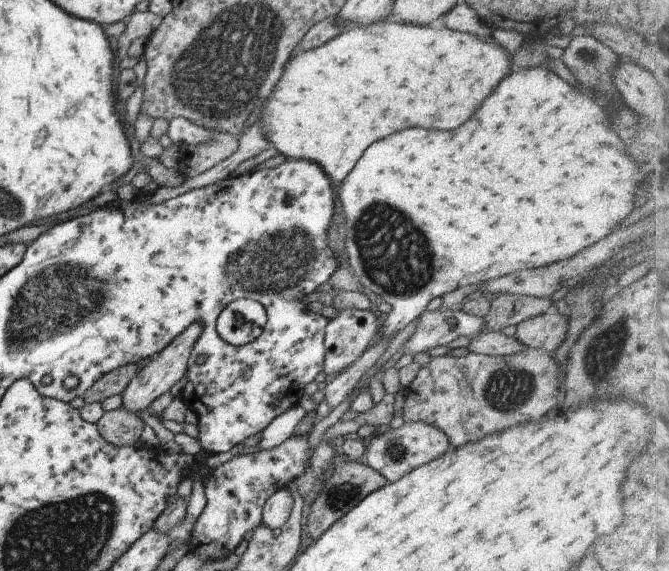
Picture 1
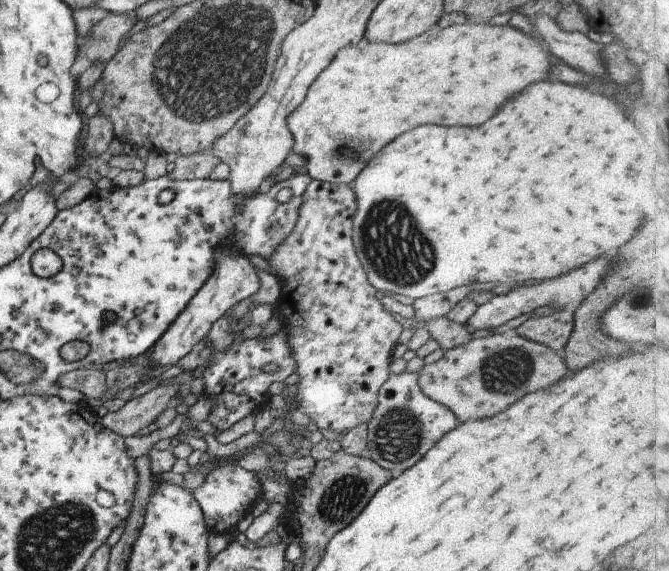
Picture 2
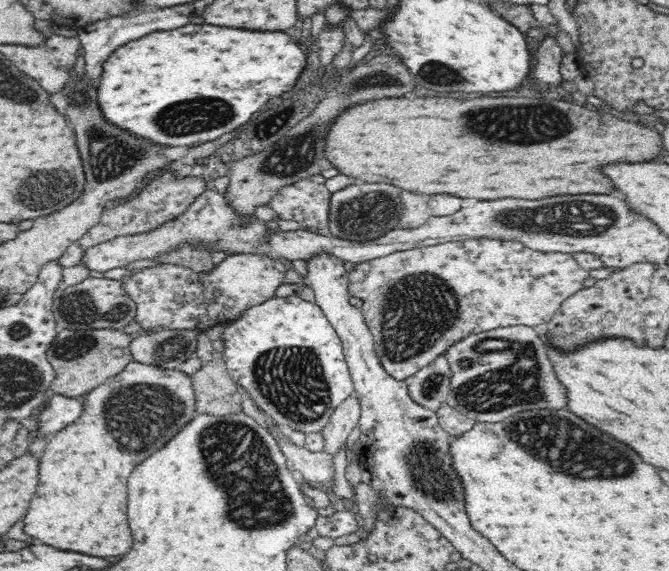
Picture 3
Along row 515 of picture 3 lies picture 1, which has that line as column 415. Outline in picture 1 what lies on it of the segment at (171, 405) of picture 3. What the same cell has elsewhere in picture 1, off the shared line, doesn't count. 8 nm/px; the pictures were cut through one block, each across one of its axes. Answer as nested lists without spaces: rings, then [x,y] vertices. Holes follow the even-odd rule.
[[[384,19],[380,22],[372,22],[368,26],[351,26],[344,32],[338,34],[325,42],[322,46],[316,48],[311,47],[308,50],[298,52],[291,56],[285,63],[283,72],[278,78],[272,93],[266,98],[266,101],[260,108],[257,121],[262,126],[262,134],[264,138],[268,140],[269,144],[281,155],[284,155],[288,159],[296,160],[310,160],[310,162],[316,162],[317,166],[320,166],[327,174],[327,178],[336,185],[346,178],[346,175],[354,168],[356,161],[360,160],[360,157],[370,144],[386,138],[388,134],[394,134],[398,130],[404,130],[404,128],[410,128],[410,126],[424,126],[424,128],[440,128],[440,130],[454,130],[456,126],[464,124],[468,118],[472,118],[472,114],[480,108],[480,104],[484,102],[486,96],[492,94],[492,90],[496,88],[496,84],[508,76],[512,70],[512,58],[509,52],[502,47],[502,45],[492,44],[488,40],[482,40],[482,38],[476,38],[472,34],[464,34],[464,32],[454,32],[454,30],[448,30],[448,28],[432,28],[432,26],[418,24],[406,24],[406,22],[392,22],[392,20]]]

